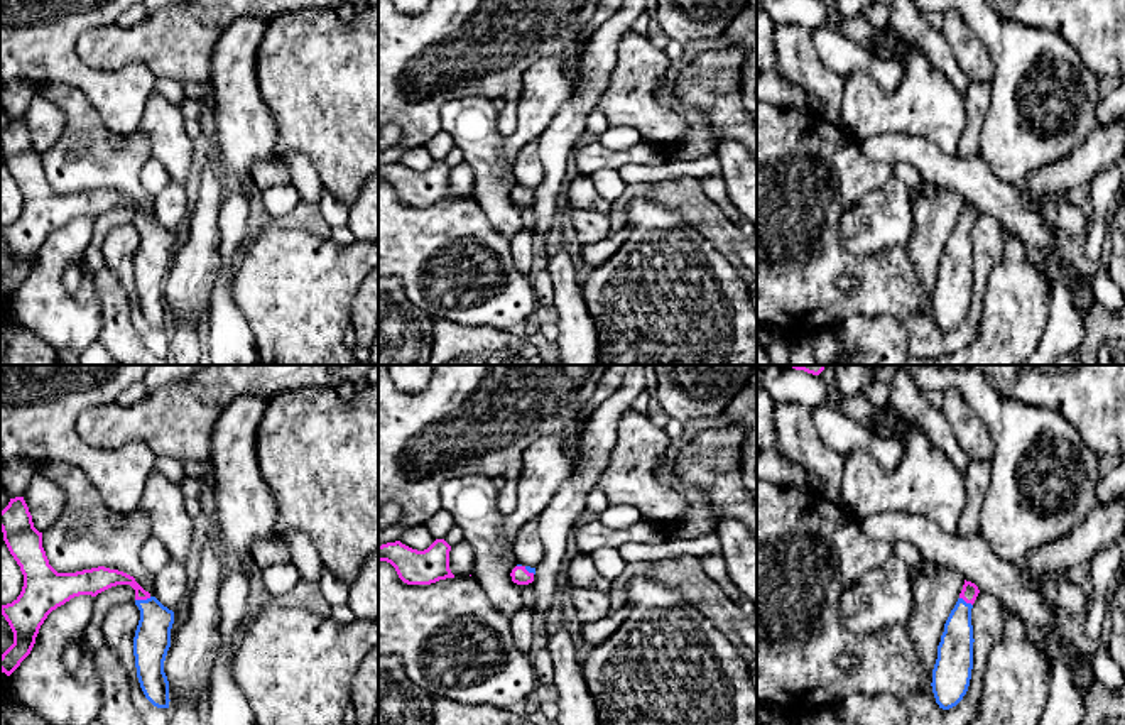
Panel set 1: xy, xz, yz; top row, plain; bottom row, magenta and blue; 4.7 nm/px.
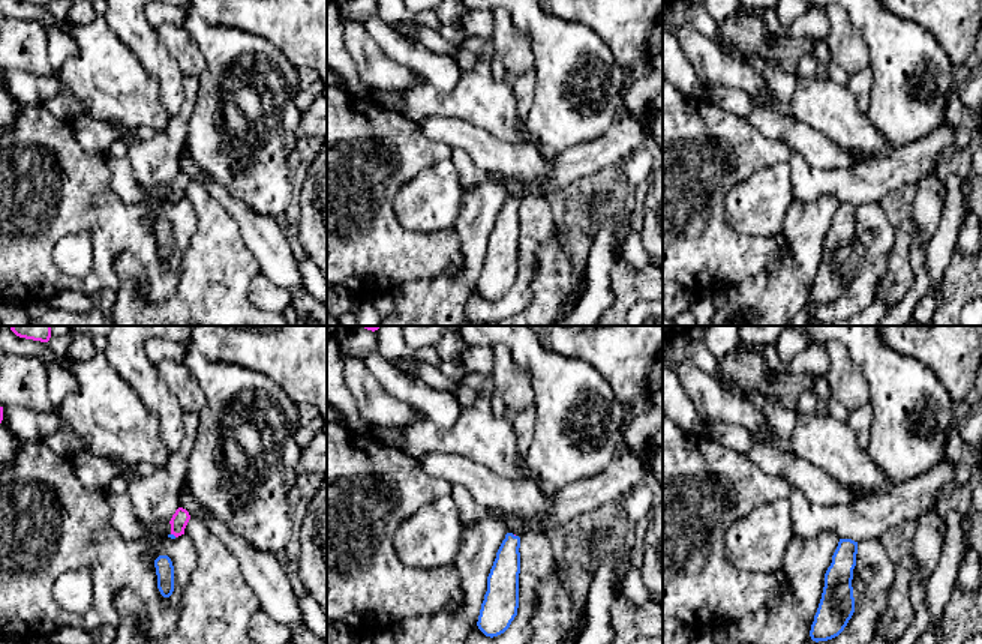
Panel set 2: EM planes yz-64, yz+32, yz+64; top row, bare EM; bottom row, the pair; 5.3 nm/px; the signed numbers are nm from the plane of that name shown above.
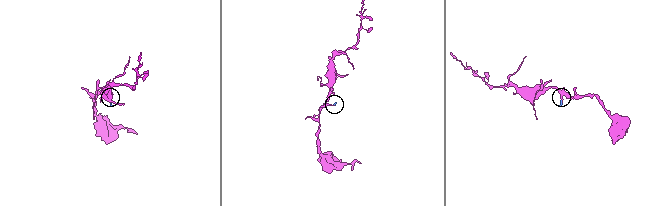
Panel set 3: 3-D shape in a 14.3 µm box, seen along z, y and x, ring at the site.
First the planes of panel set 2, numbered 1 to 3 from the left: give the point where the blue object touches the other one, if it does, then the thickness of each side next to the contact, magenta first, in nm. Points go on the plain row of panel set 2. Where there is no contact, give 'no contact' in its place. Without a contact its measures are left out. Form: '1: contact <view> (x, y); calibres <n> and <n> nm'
1: contact yz-64 (174, 198); calibres 90 and 20 nm
2: no contact
3: no contact

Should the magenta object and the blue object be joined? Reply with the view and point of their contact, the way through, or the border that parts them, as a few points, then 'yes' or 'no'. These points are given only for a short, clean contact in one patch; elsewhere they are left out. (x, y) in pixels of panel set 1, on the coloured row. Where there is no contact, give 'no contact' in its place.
meets magenta in xy at (142, 599); runs through xy (95, 580), (125, 578), (142, 599), (152, 612), (152, 637); yes

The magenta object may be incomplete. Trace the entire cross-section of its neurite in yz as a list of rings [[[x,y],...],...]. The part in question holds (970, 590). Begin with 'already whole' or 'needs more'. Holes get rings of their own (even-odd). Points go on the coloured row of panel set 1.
needs more; [[[965,580],[959,598],[944,624],[944,632],[938,646],[931,686],[936,703],[943,710],[956,706],[970,686],[975,642],[971,608],[978,593],[978,586]]]

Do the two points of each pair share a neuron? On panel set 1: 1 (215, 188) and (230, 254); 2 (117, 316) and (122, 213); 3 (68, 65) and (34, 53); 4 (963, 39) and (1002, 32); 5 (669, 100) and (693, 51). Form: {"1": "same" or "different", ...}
{"1": "different", "2": "same", "3": "same", "4": "different", "5": "same"}

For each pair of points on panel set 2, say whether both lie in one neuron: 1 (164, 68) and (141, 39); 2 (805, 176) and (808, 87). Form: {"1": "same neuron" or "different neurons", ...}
{"1": "same neuron", "2": "different neurons"}

